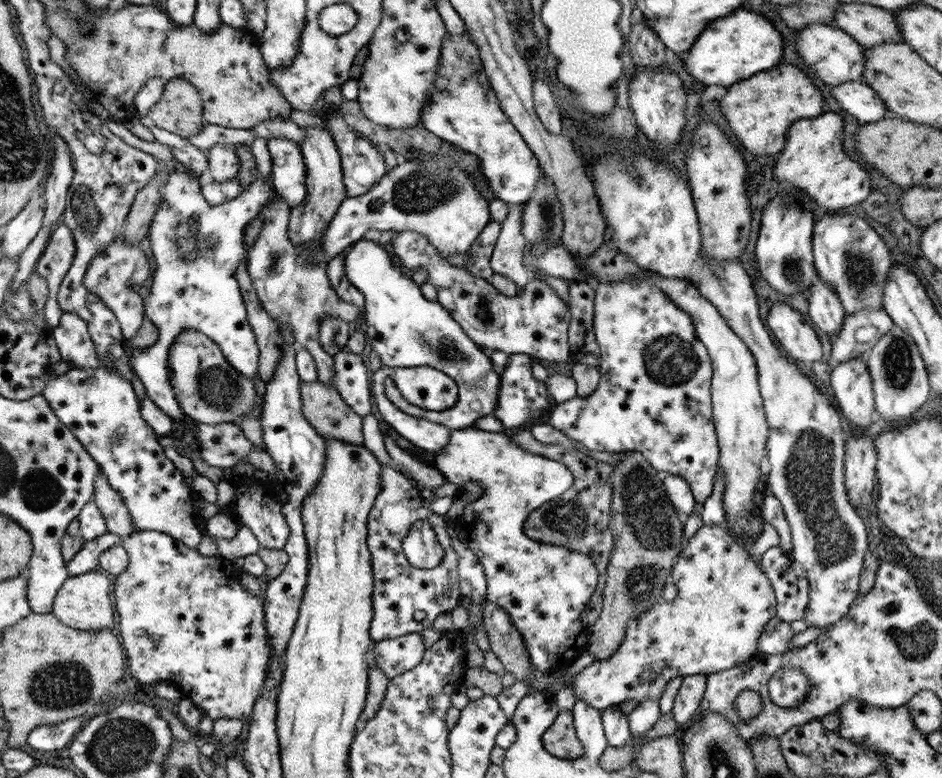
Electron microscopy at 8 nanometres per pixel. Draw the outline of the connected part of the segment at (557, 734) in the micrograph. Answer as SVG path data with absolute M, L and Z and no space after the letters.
M559 709L554 724L543 734L545 749L554 756L573 761L585 753L574 730L572 710Z

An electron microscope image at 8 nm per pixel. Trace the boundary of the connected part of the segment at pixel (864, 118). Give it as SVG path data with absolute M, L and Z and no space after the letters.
M861 81L832 86L832 94L839 106L860 122L876 122L890 115L874 89Z

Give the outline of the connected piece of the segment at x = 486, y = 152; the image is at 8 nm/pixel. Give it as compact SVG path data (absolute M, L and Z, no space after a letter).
M467 31L462 36L450 34L450 42L446 42L446 58L442 58L442 74L437 74L436 85L437 89L429 96L429 101L425 104L426 110L423 115L425 121L422 122L422 126L446 142L476 154L480 158L480 174L490 182L496 198L509 205L528 202L541 179L539 160L516 127L510 124L508 116L504 114L483 67L481 54L478 53L478 48L474 46L474 40Z

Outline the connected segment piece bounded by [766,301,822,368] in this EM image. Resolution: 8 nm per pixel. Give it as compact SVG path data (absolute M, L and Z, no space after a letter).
M776 301L769 310L766 322L774 338L779 340L781 350L794 362L806 368L809 362L822 360L820 339L797 309L784 301Z

